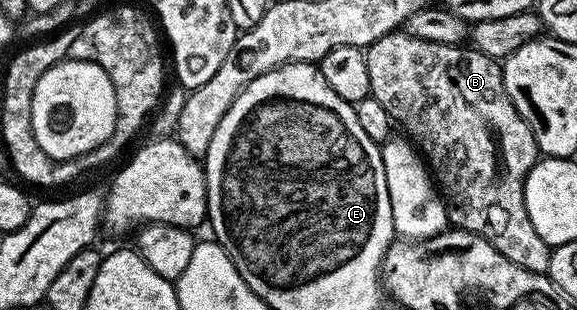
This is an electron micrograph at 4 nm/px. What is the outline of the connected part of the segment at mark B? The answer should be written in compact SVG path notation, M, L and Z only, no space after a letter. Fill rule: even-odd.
M406 31L387 33L366 46L371 96L389 111L392 122L413 139L425 158L431 176L446 198L447 219L454 228L480 233L505 259L525 271L546 274L552 246L537 235L525 207L523 184L541 154L529 123L517 115L503 82L503 67L496 58L473 47L460 47L417 39Z

